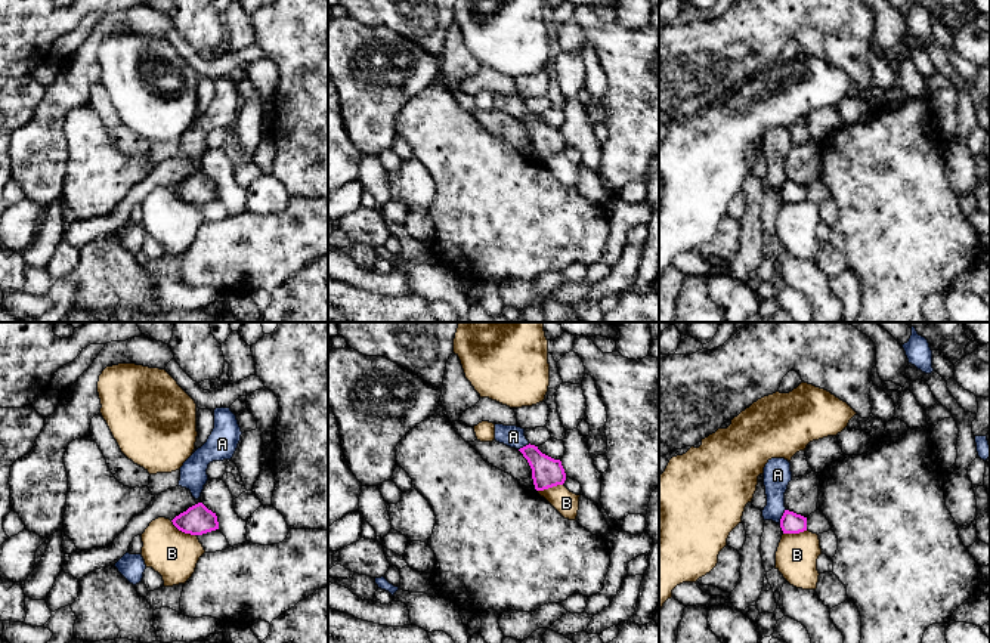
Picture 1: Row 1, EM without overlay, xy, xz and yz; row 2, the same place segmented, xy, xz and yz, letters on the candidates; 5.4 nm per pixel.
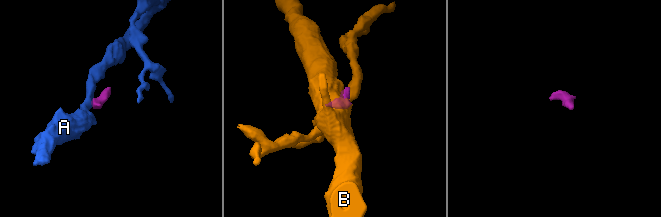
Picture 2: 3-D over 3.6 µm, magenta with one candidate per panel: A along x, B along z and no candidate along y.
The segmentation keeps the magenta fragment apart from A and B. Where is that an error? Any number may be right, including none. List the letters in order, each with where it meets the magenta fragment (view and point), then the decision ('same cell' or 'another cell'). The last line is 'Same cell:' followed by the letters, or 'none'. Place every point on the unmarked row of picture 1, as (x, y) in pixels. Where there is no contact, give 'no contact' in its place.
A: meets magenta in yz at (782, 185); another cell
B: meets magenta in xy at (183, 200); another cell
Same cell: none

